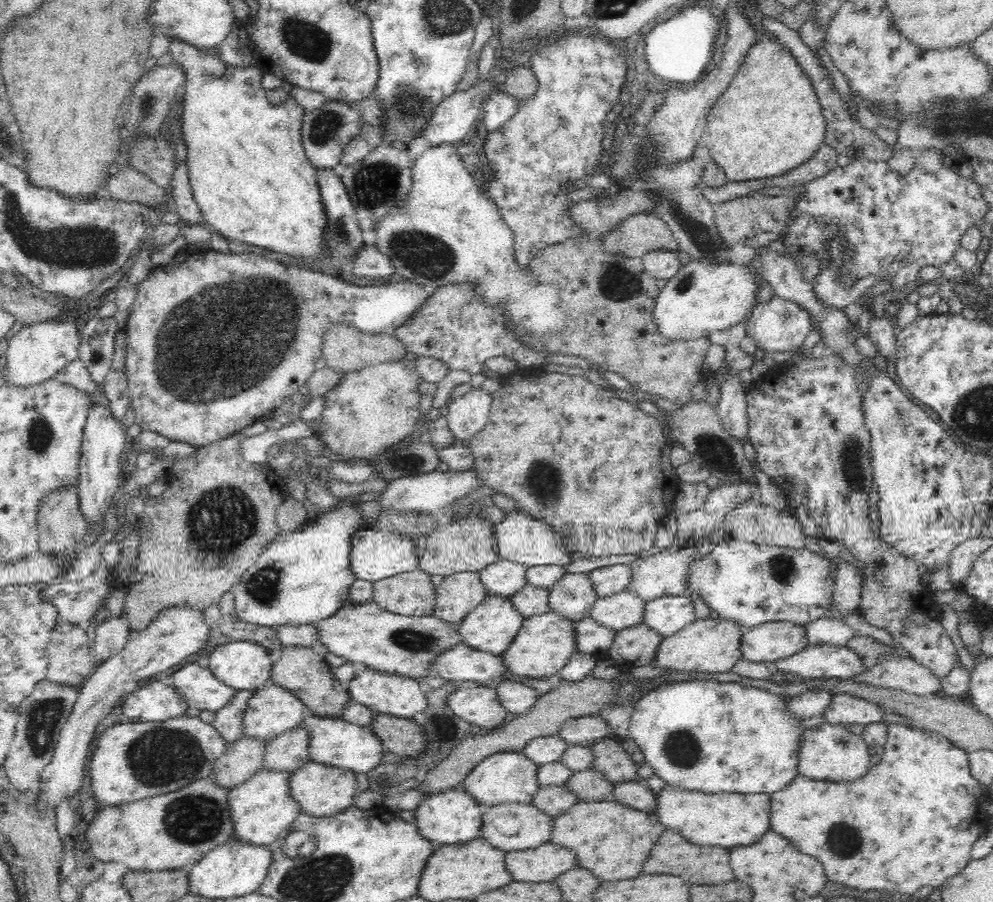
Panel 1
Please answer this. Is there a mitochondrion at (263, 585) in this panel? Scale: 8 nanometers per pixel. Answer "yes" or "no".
yes

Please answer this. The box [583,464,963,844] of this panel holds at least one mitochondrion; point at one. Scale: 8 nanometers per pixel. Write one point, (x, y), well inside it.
(682, 750)

